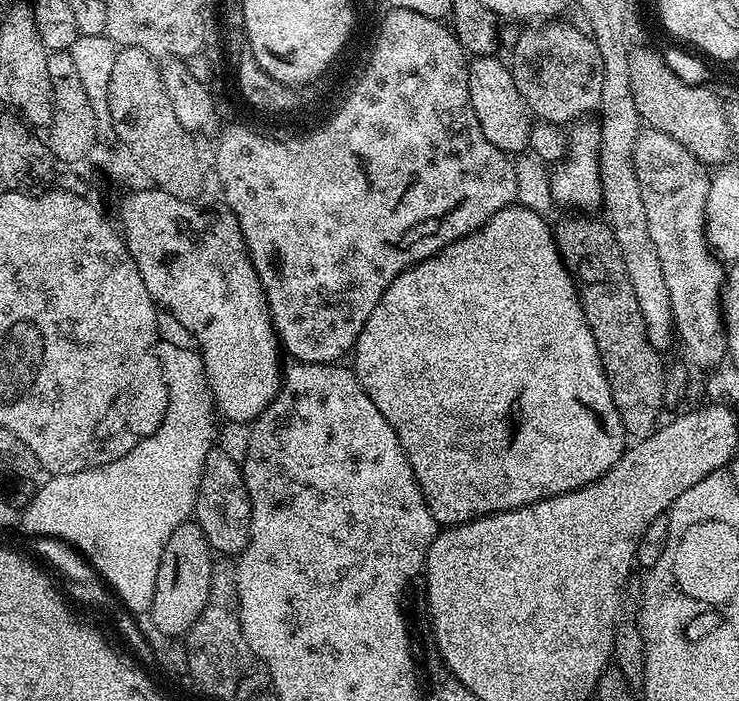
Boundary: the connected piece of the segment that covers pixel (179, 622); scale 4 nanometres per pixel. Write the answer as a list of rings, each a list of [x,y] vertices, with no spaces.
[[[185,522],[170,534],[166,546],[162,550],[162,562],[158,566],[158,582],[154,586],[154,602],[150,613],[154,626],[162,630],[162,634],[180,638],[202,614],[210,594],[210,578],[214,553],[206,542],[206,534],[202,534],[200,525]]]

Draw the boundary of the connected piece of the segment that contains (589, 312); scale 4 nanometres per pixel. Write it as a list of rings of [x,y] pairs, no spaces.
[[[568,214],[554,228],[556,248],[565,264],[585,264],[592,281],[579,289],[580,305],[586,314],[590,334],[594,334],[594,346],[598,346],[598,358],[618,410],[625,433],[633,441],[644,440],[656,431],[661,423],[660,412],[665,411],[663,390],[666,364],[661,353],[650,346],[646,338],[646,322],[638,310],[638,300],[624,273],[620,251],[611,228],[603,219],[595,220],[592,214]]]

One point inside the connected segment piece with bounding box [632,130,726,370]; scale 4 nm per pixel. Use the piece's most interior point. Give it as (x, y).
(674, 183)

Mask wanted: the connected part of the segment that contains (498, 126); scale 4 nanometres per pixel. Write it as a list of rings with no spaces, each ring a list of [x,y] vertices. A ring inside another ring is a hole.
[[[496,54],[472,56],[467,61],[470,106],[474,106],[474,114],[478,118],[478,126],[482,126],[482,134],[486,134],[486,142],[505,154],[520,154],[528,148],[530,116],[520,99],[518,86],[514,86],[511,67],[498,57]]]

